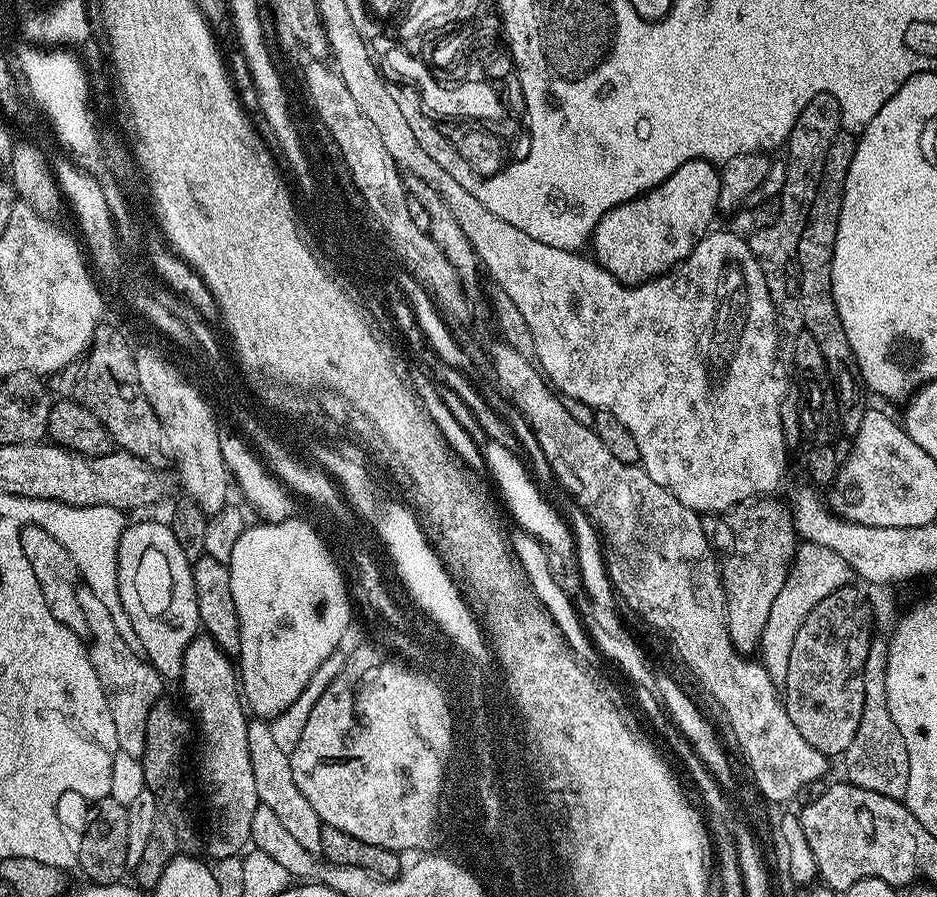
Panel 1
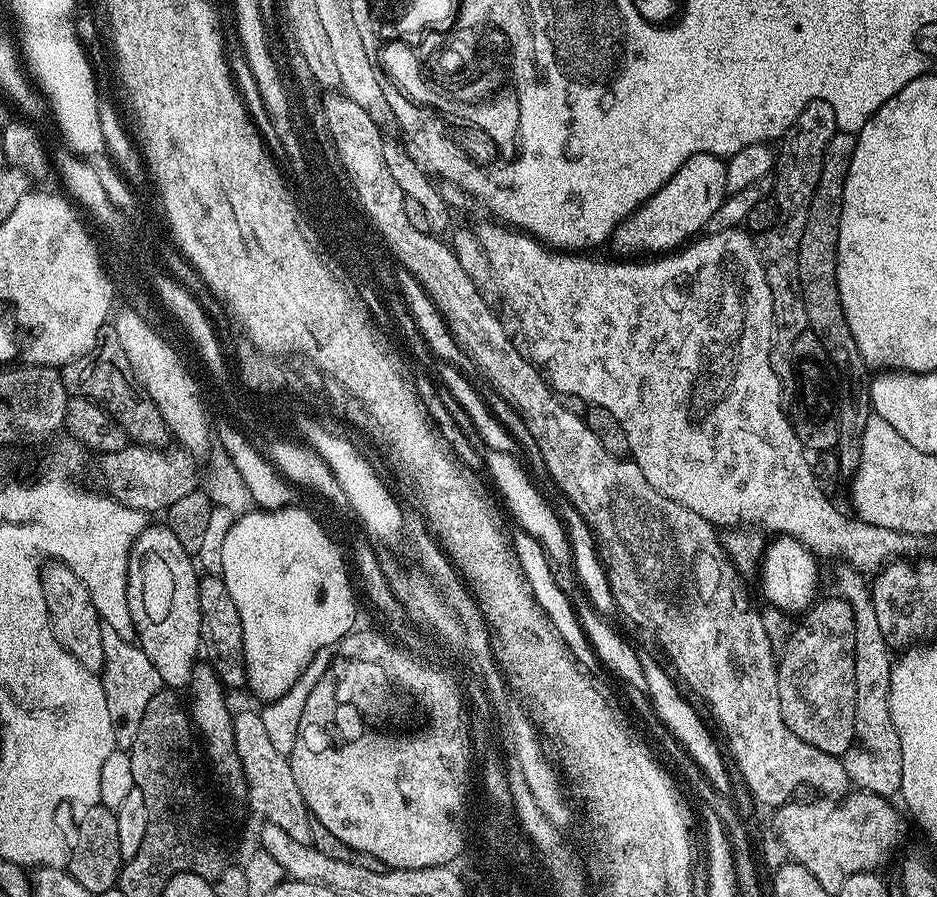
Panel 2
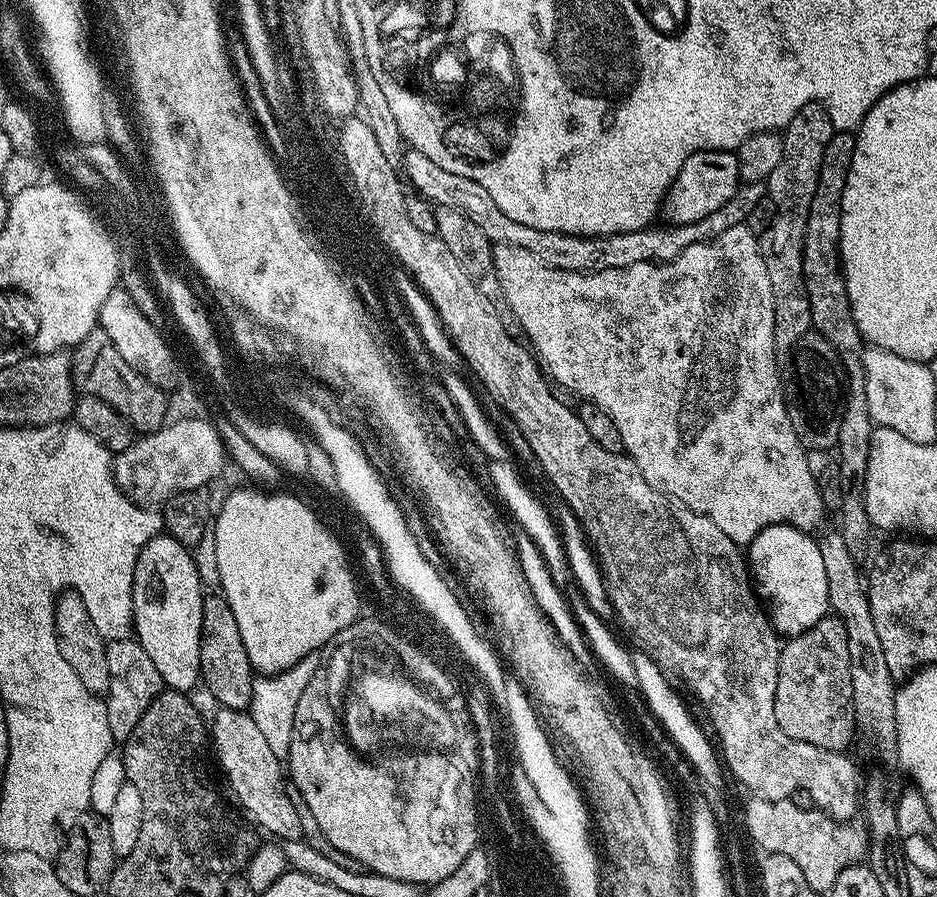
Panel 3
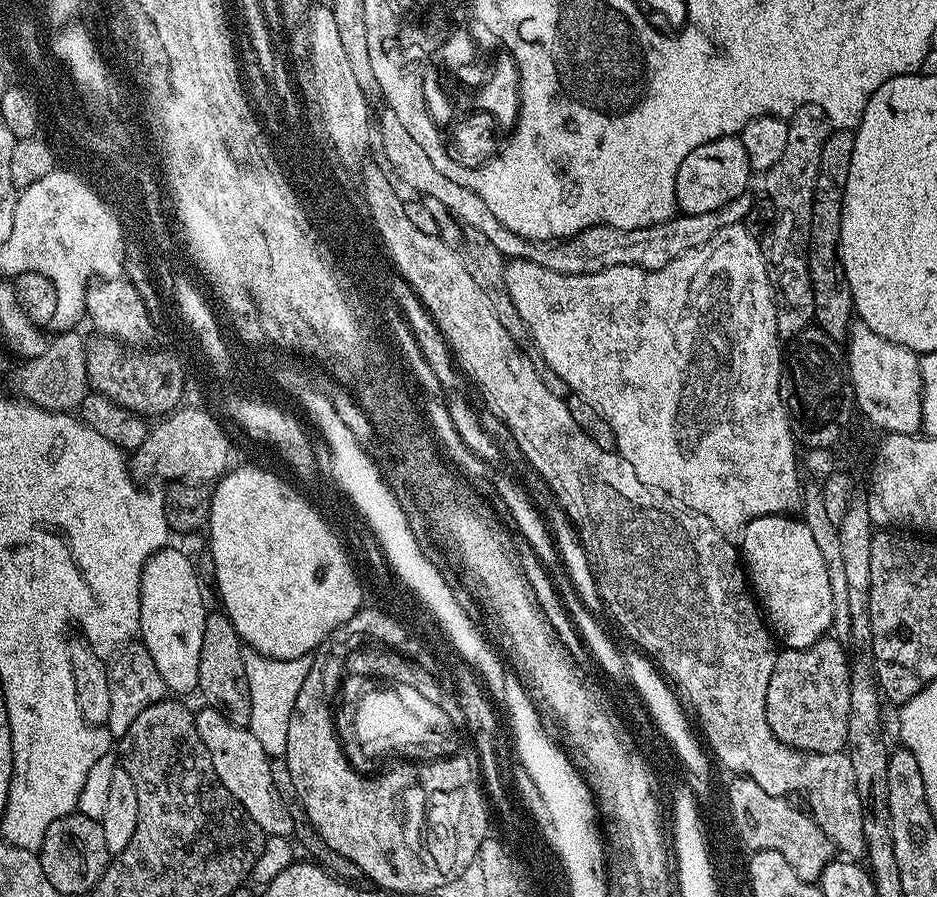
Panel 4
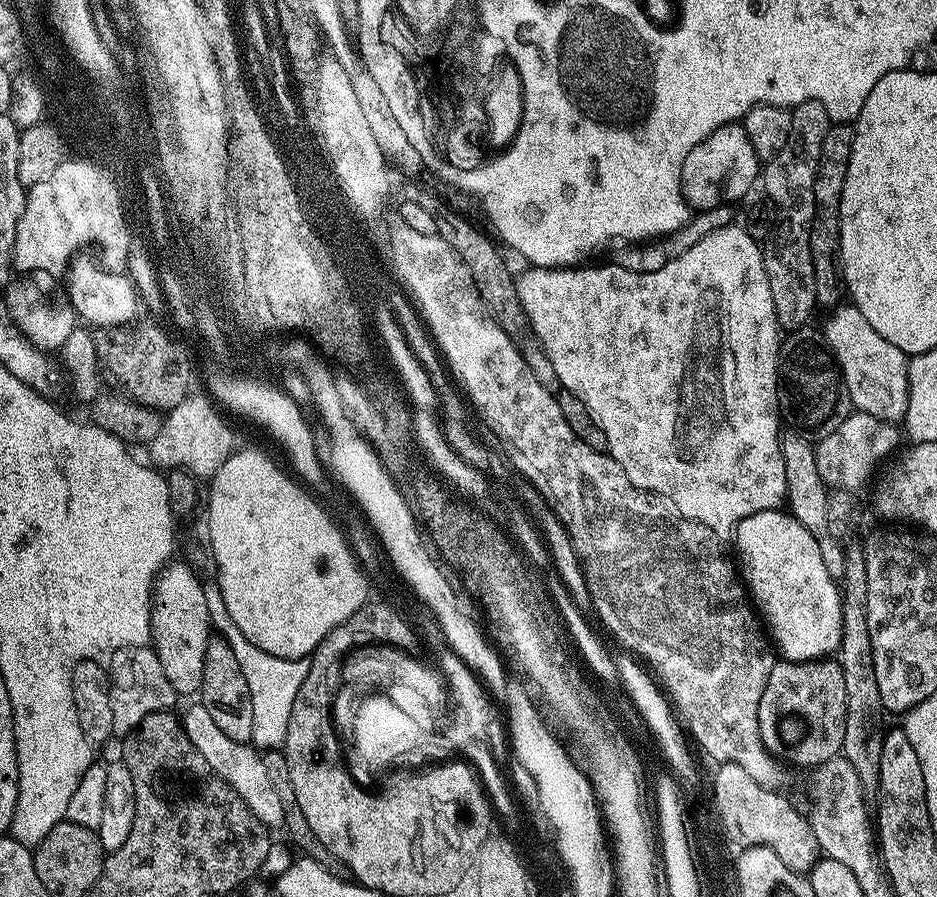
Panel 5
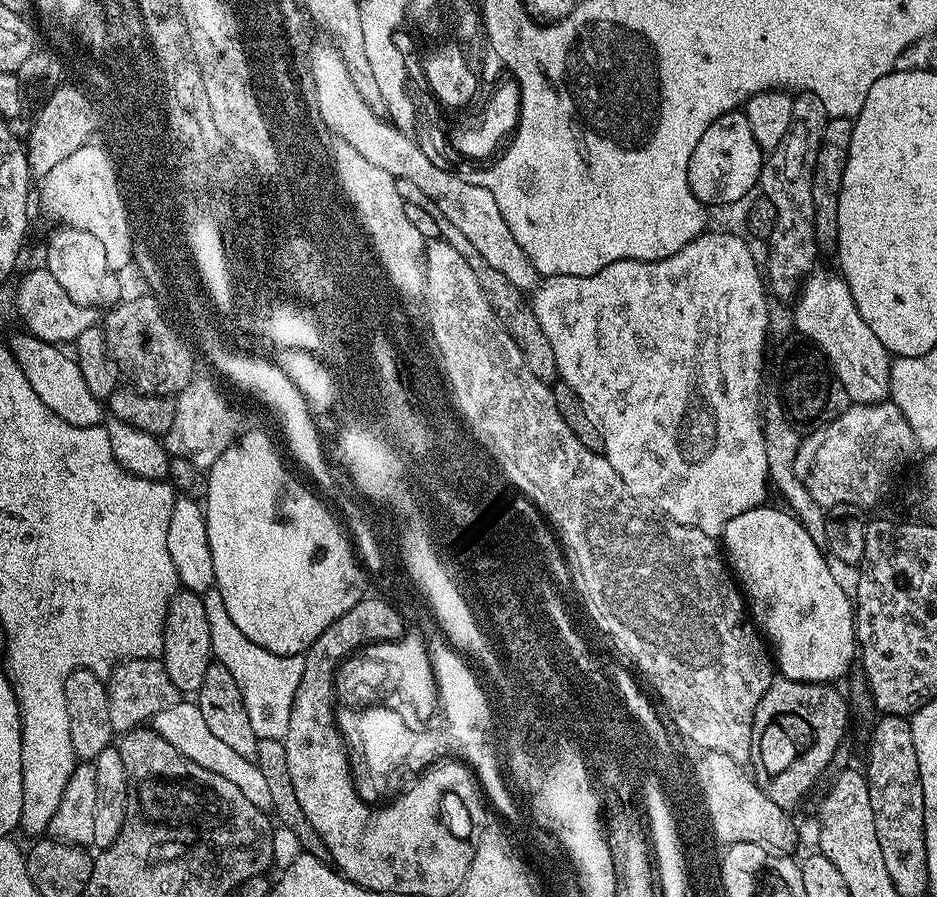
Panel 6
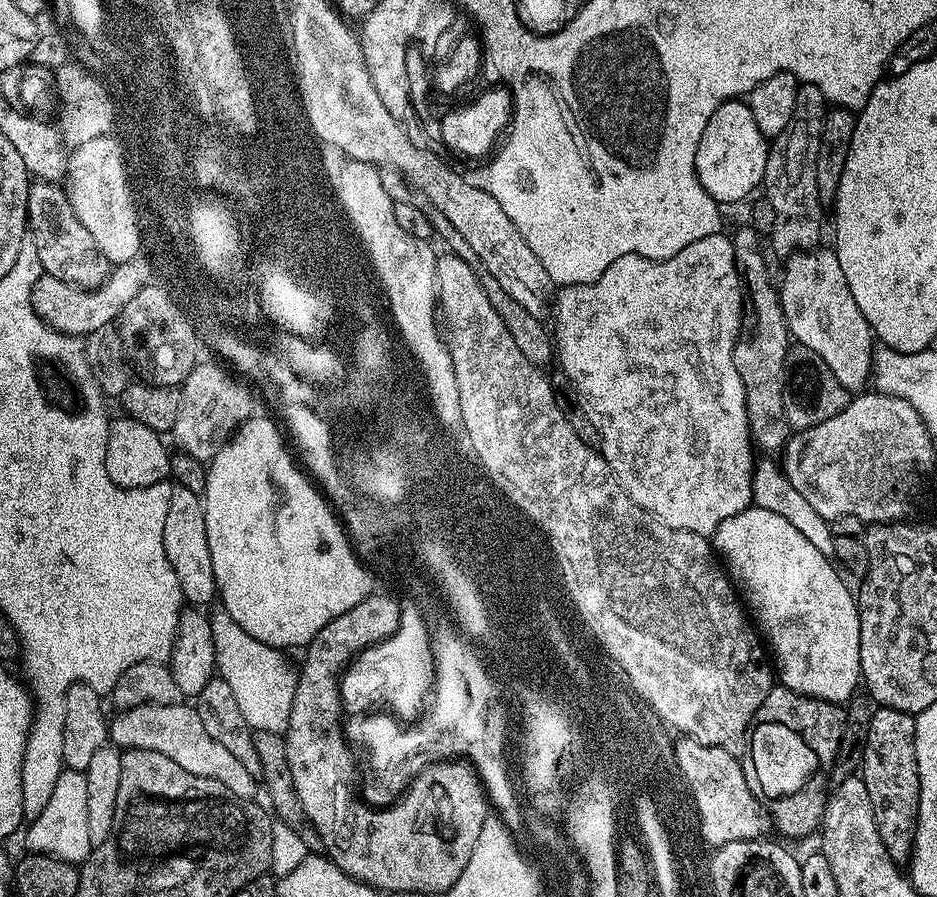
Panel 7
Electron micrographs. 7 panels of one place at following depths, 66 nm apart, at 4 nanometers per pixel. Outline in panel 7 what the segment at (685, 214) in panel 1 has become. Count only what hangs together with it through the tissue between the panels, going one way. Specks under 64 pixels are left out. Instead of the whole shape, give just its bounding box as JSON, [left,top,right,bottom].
[696,98,769,206]

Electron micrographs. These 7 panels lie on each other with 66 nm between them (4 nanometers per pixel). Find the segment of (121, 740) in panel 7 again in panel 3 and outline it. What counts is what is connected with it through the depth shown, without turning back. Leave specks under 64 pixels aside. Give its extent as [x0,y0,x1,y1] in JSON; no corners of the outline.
[210,707,303,841]

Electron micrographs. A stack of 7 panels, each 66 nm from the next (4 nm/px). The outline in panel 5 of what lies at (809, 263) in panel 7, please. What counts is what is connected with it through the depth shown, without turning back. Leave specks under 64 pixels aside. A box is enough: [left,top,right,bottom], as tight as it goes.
[822,303,909,421]

